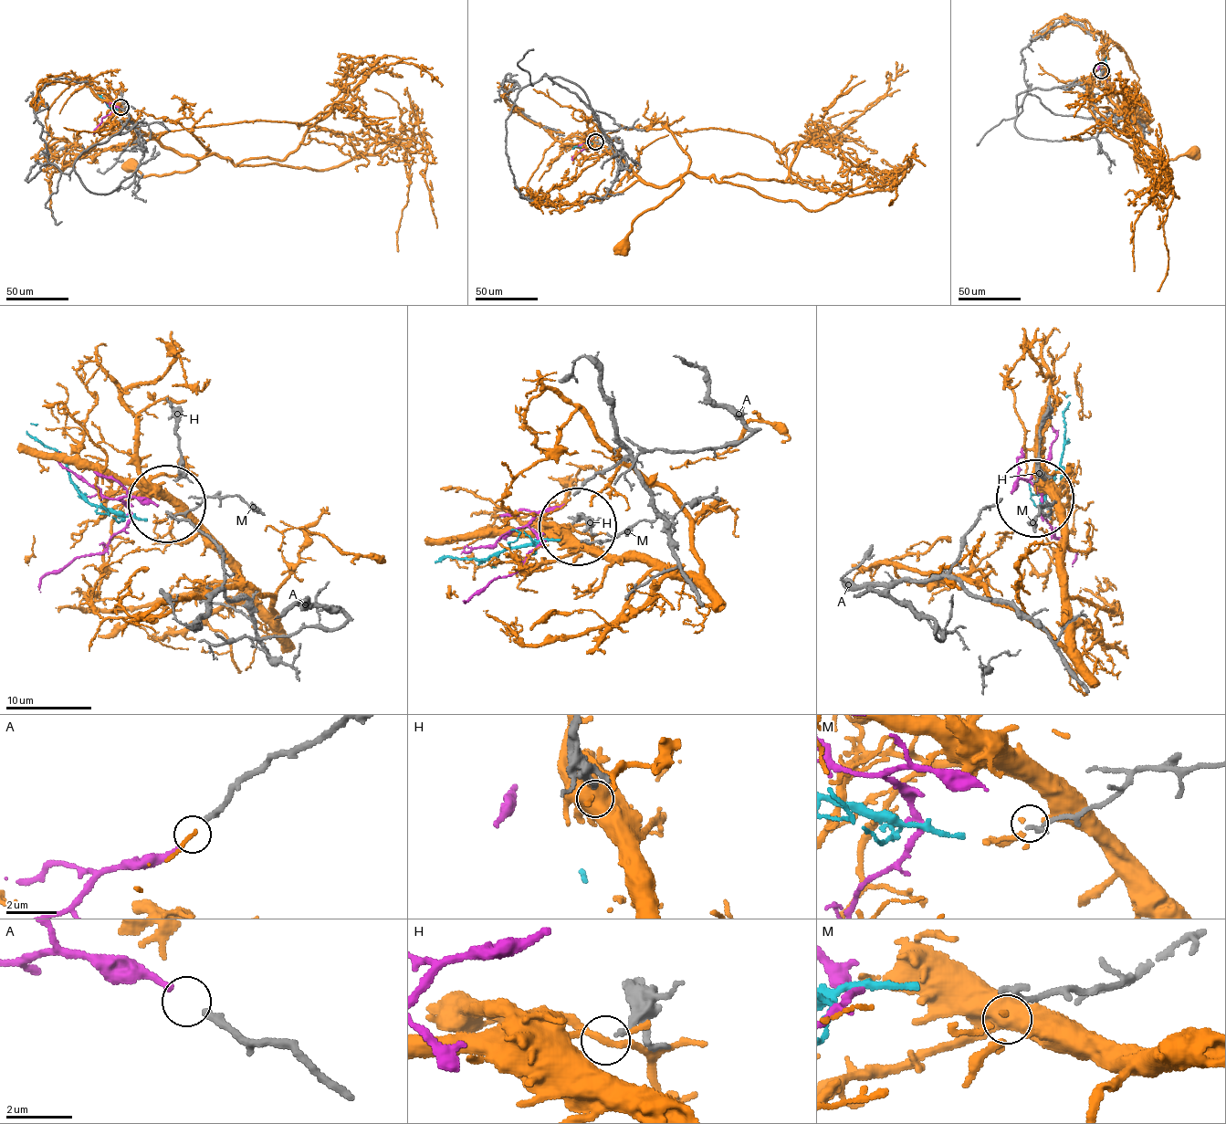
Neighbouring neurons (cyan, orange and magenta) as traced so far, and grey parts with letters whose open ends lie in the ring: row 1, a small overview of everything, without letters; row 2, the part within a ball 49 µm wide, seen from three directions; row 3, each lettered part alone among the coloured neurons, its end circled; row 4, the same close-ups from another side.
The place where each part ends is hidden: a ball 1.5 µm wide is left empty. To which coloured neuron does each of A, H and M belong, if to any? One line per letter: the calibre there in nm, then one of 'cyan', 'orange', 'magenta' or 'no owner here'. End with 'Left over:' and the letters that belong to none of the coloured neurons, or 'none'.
A: calibre 240 nm; magenta
H: calibre 190 nm; no owner here
M: calibre 220 nm; orange
Left over: H

